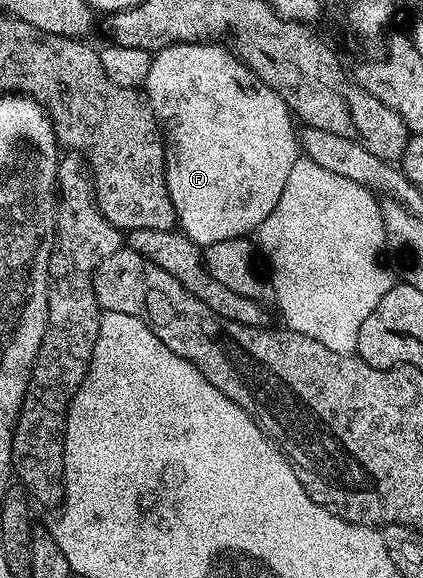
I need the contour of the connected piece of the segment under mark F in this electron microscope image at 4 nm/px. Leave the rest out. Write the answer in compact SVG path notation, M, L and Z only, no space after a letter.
M198 42L195 44L172 44L161 49L154 55L151 62L151 74L147 74L147 82L143 89L144 95L153 108L153 113L158 118L160 127L163 129L164 139L169 143L165 180L169 196L172 198L173 208L177 211L180 231L202 246L223 242L227 238L245 236L252 228L253 231L260 229L267 214L271 214L271 210L275 210L275 202L279 202L279 194L283 194L283 186L287 186L287 174L291 174L291 166L295 166L295 162L299 159L299 136L295 128L293 132L295 120L291 115L289 105L274 88L267 86L242 60L237 59L228 47L225 49L220 48L221 46L217 42Z

